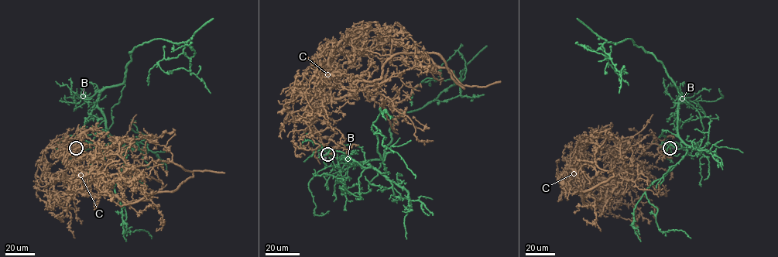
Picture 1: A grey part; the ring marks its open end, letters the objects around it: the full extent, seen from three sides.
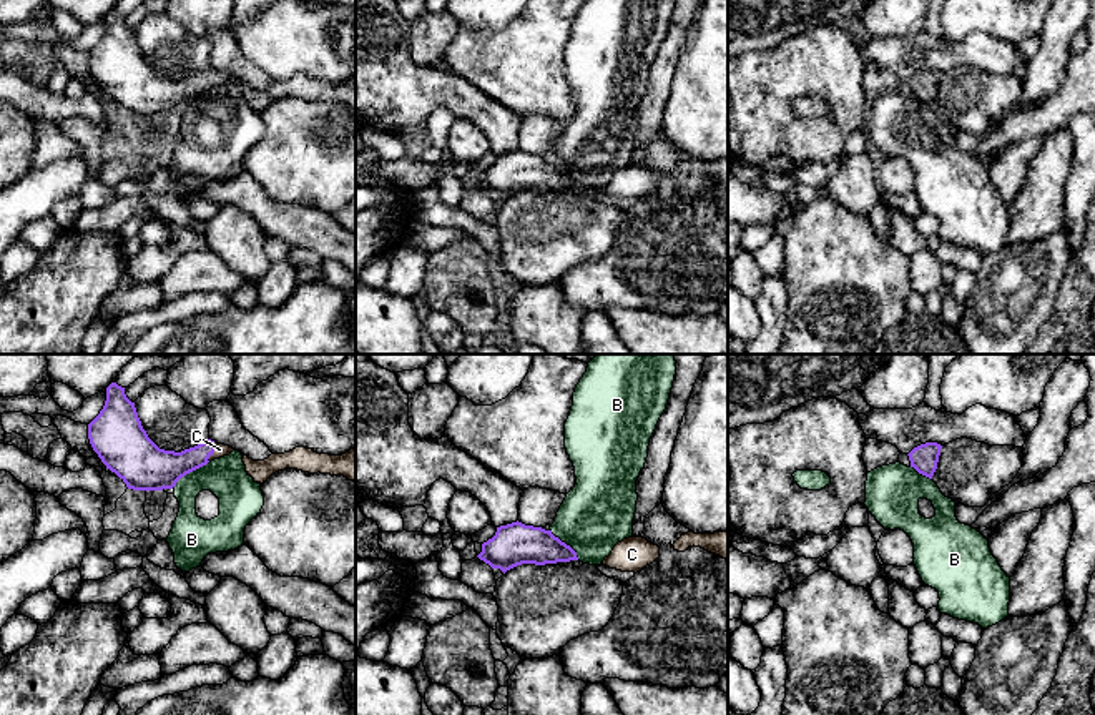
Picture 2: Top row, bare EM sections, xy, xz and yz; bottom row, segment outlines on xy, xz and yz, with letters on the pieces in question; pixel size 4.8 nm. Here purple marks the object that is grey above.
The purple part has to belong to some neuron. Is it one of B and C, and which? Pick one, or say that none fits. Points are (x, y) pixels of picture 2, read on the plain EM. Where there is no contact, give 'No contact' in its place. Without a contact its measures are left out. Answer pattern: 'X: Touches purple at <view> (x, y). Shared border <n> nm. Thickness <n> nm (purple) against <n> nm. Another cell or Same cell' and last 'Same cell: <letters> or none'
B: Touches purple at xy (190, 98). Shared border 220 nm. Thickness 240 nm (purple) against 200 nm. Another cell
C: Touches purple at xy (213, 78). Shared border 100 nm. Thickness 180 nm (purple) against 60 nm. Same cell
Same cell: C

